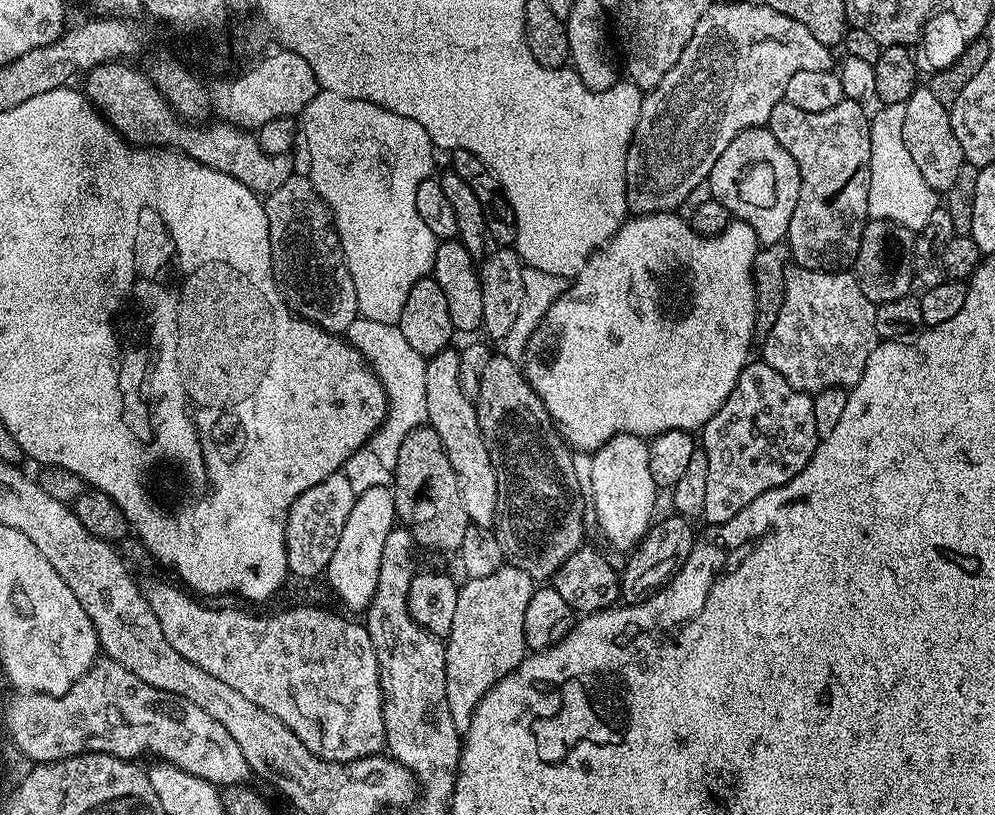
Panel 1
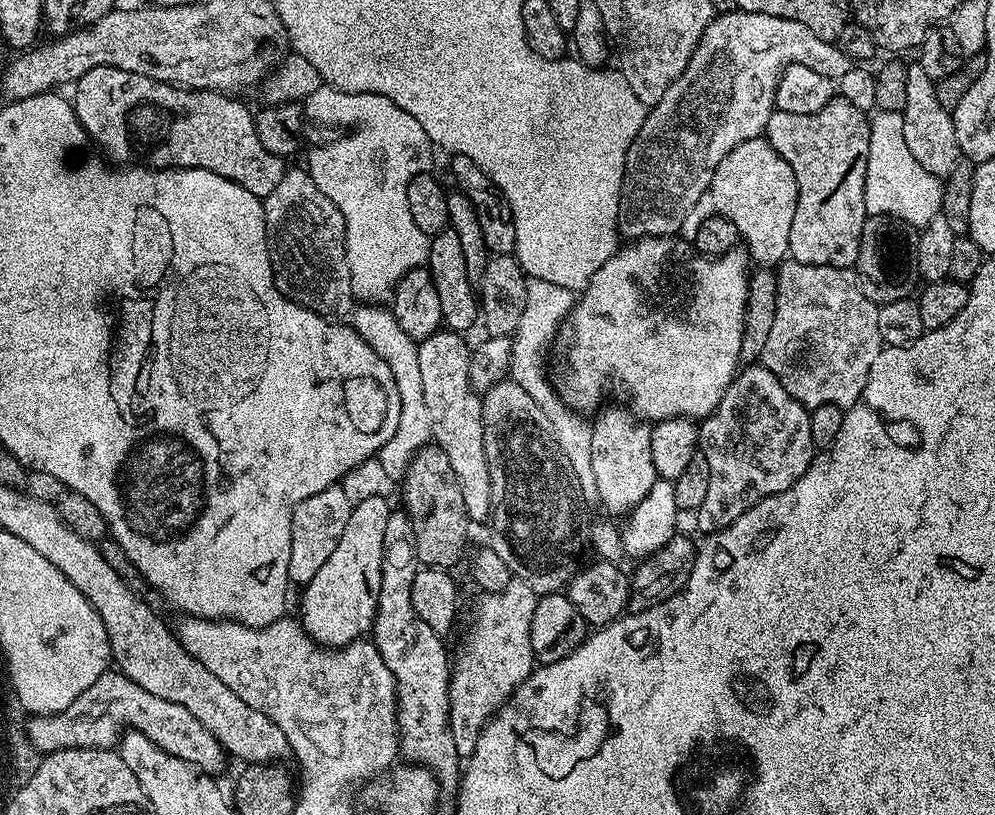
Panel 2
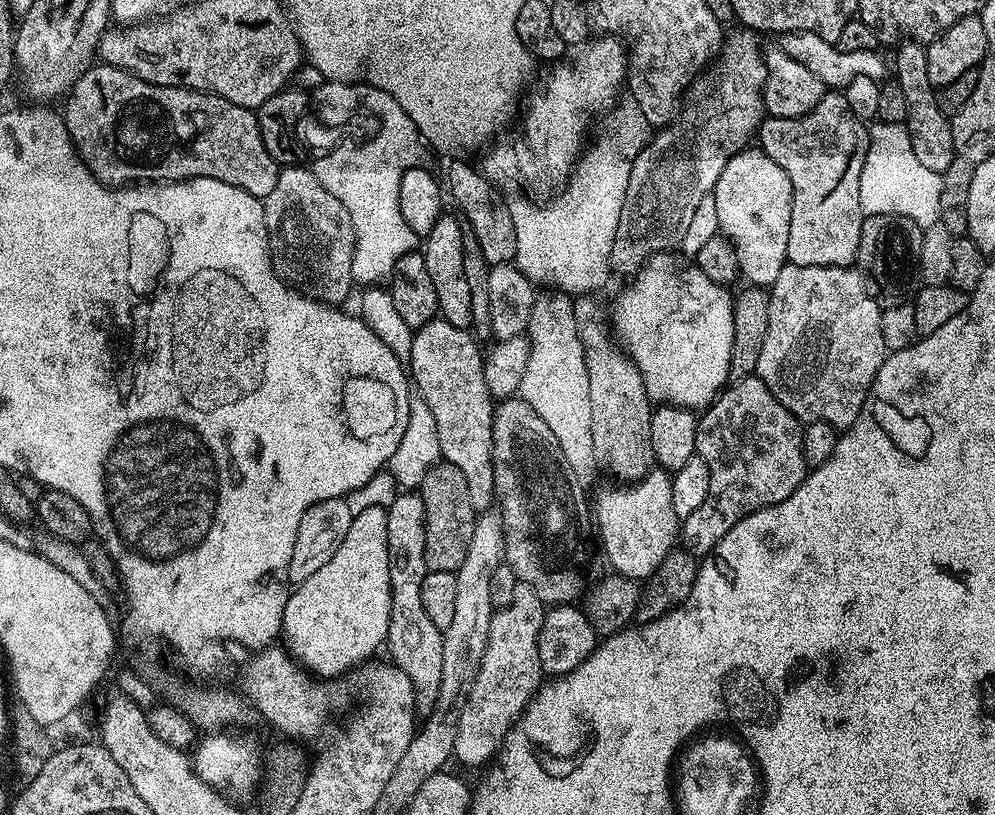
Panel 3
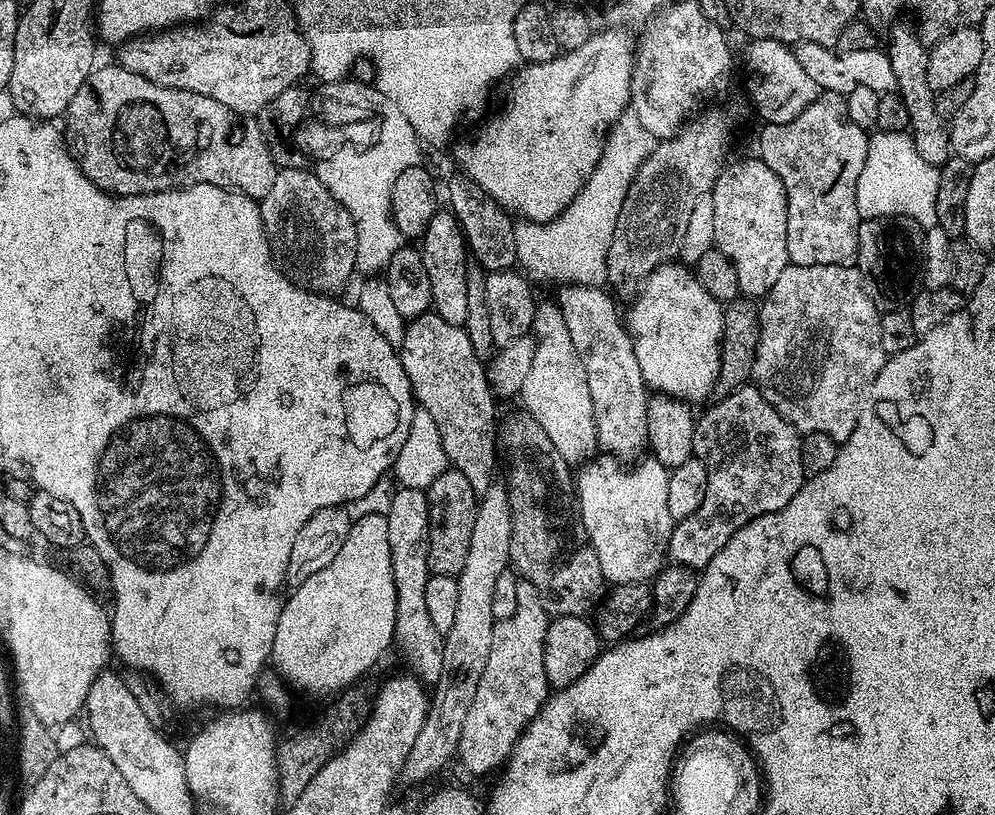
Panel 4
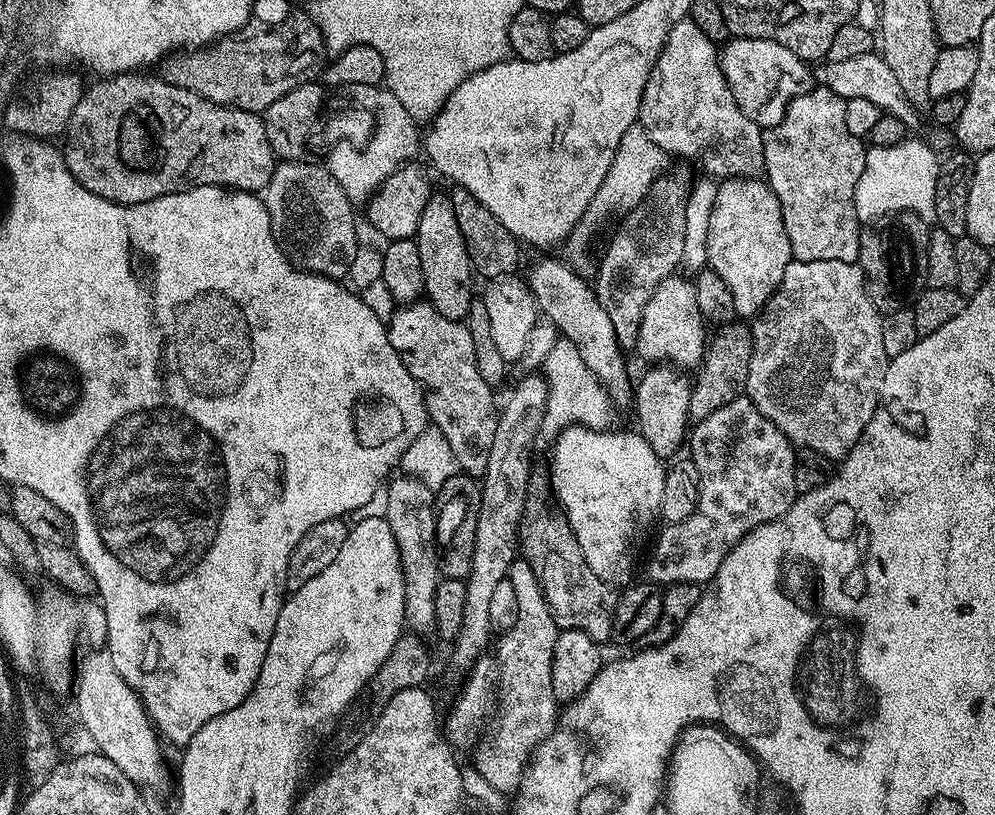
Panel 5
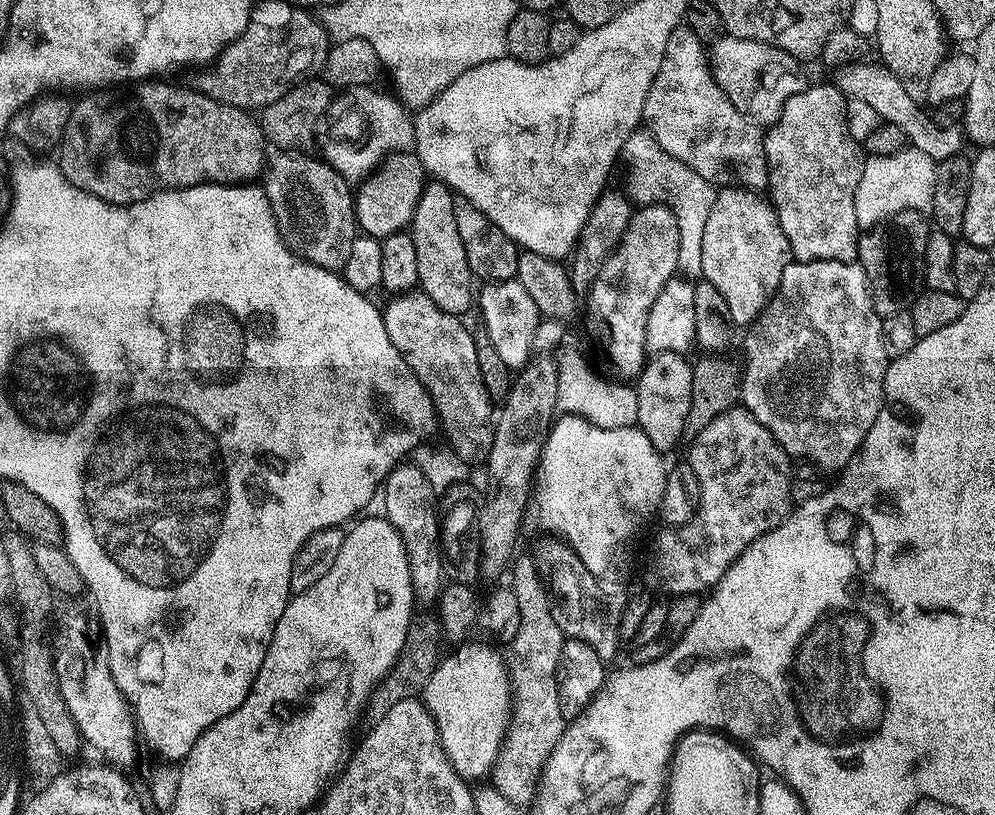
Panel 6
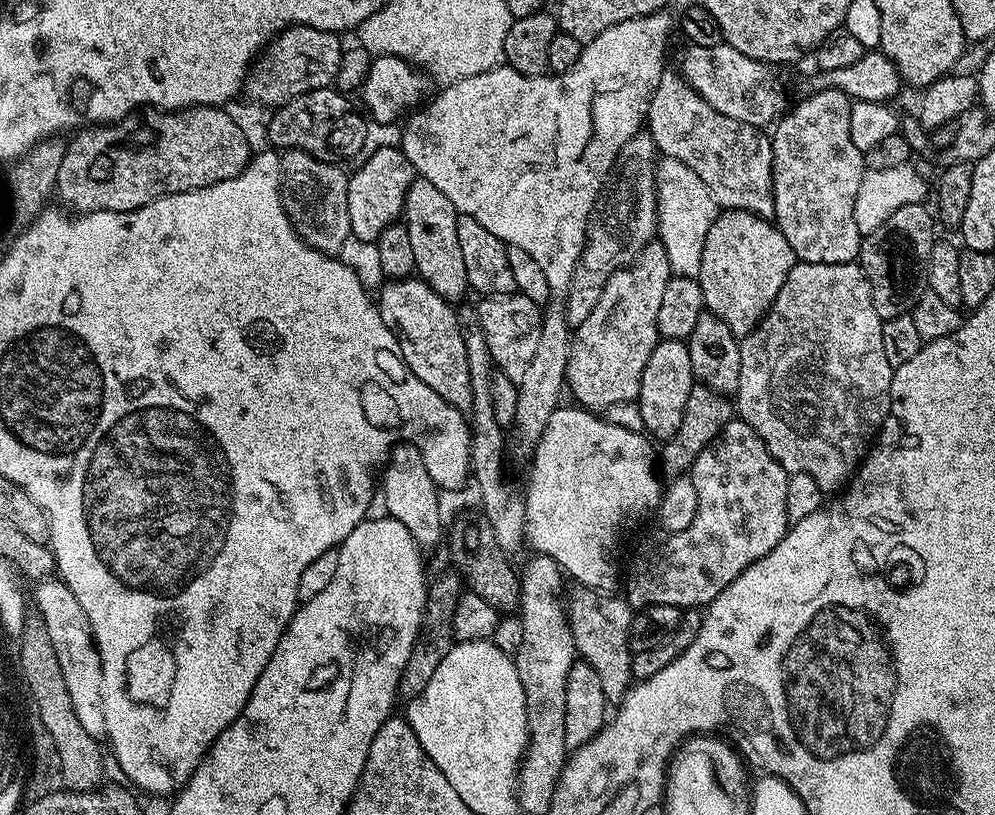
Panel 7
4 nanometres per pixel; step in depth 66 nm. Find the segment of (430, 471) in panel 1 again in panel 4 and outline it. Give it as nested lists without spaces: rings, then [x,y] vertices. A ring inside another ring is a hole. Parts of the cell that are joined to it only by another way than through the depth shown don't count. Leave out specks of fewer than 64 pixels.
[[[449,467],[426,489],[428,497],[428,571],[434,576],[459,576],[470,550],[478,494],[457,468]]]

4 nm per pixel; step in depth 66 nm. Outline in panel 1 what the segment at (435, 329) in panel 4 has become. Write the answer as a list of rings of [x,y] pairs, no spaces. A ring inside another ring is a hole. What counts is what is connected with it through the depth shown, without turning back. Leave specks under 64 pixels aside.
[[[449,346],[438,354],[427,357],[427,423],[438,434],[438,438],[442,438],[446,458],[450,458],[450,466],[454,466],[458,490],[462,490],[462,503],[466,505],[469,521],[488,526],[493,523],[496,514],[496,472],[492,468],[482,430],[478,426],[473,397],[467,396],[460,385],[460,355],[455,347]]]

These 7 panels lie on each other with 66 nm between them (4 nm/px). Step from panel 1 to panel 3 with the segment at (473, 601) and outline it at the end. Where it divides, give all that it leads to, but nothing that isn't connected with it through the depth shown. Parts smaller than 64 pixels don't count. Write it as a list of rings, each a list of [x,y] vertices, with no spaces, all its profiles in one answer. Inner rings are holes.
[[[517,583],[514,602],[510,602],[510,606],[493,611],[488,645],[484,651],[478,674],[472,683],[472,689],[468,692],[460,708],[456,737],[454,738],[455,759],[457,761],[460,759],[468,768],[476,768],[479,764],[484,763],[487,765],[497,755],[505,734],[512,729],[512,725],[528,707],[532,701],[532,695],[542,683],[540,659],[538,658],[538,630],[542,630],[545,611],[546,605],[538,598],[538,594],[534,594],[534,590],[530,586],[521,583]]]

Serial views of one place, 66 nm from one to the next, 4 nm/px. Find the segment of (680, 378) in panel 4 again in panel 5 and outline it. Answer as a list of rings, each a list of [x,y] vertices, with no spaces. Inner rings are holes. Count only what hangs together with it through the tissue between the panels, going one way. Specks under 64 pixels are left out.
[[[680,274],[670,275],[654,290],[650,302],[646,302],[635,351],[652,360],[648,362],[671,362],[681,370],[695,369],[706,351],[704,324],[706,317],[698,306],[695,283],[691,279],[683,280]]]

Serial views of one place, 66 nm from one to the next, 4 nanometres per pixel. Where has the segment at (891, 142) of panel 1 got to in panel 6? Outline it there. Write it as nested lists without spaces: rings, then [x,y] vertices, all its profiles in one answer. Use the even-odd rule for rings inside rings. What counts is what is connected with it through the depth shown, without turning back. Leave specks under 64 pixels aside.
[[[905,146],[902,151],[889,156],[868,156],[854,194],[854,214],[858,218],[858,226],[867,230],[902,210],[913,208],[916,212],[924,212],[931,209],[936,165],[937,161],[911,146]]]

